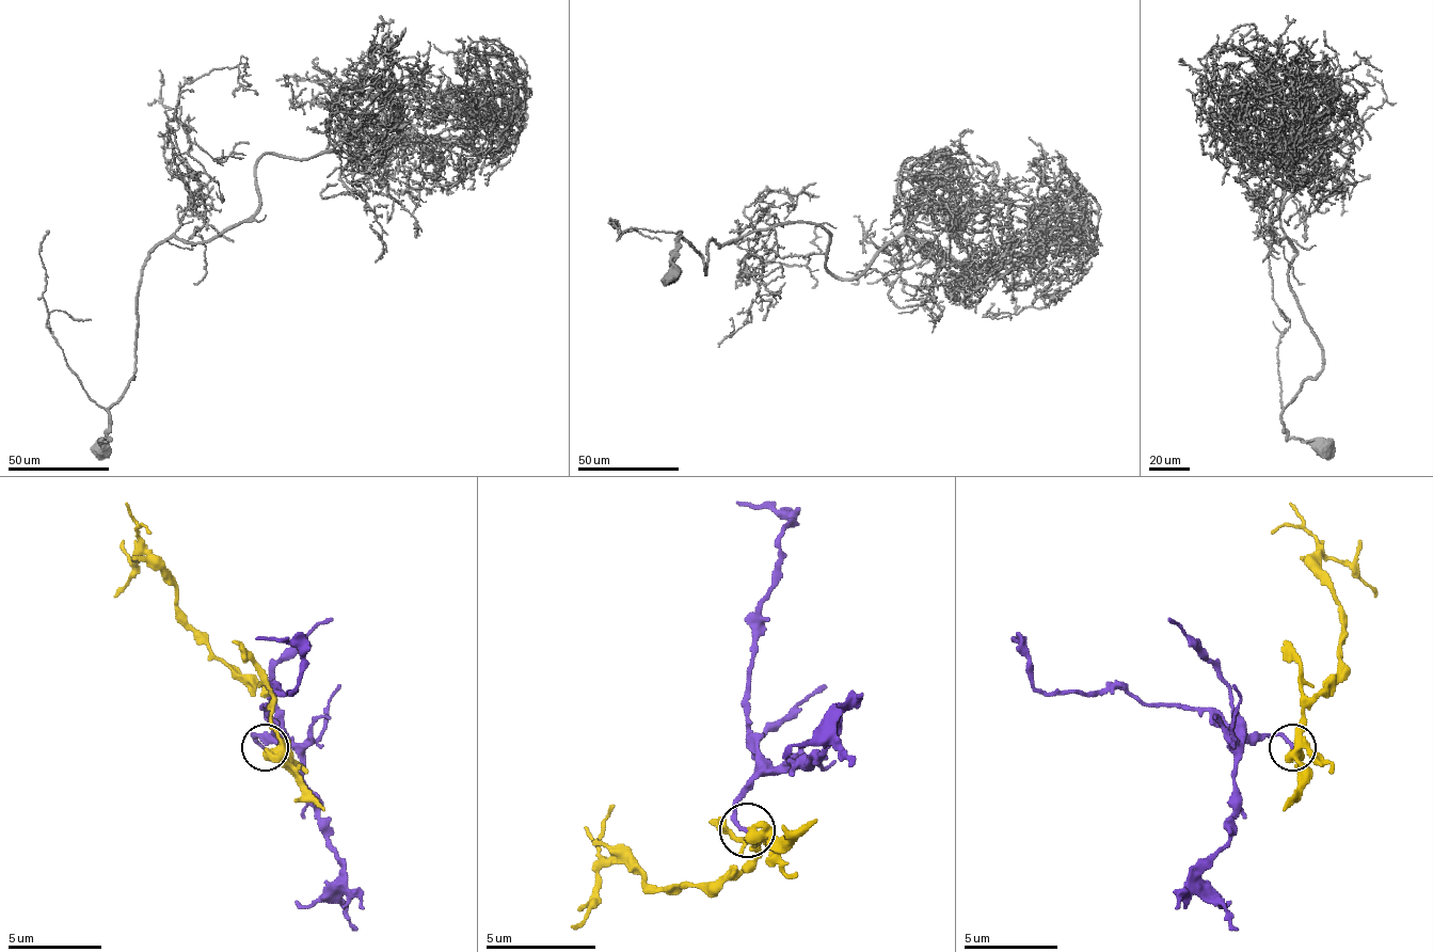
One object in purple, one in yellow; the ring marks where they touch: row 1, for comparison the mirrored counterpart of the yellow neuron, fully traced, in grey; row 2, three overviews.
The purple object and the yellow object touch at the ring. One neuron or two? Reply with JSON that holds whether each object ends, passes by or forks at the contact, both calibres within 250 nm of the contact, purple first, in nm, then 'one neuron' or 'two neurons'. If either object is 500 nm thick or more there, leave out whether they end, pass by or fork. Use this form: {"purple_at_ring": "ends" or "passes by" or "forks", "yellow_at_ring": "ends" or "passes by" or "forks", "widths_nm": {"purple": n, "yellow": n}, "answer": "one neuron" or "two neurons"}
{"purple_at_ring": "ends", "yellow_at_ring": "passes by", "widths_nm": {"purple": 170, "yellow": 400}, "answer": "one neuron"}

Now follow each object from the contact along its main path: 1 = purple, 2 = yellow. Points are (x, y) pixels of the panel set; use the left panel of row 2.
1: (264, 748), (254, 734), (273, 730), (264, 711), (273, 687), (291, 692), (301, 683), (301, 654), (254, 640)
2: (264, 748), (277, 744), (273, 697), (221, 659), (188, 621), (174, 584), (145, 555), (136, 574), (112, 598)

